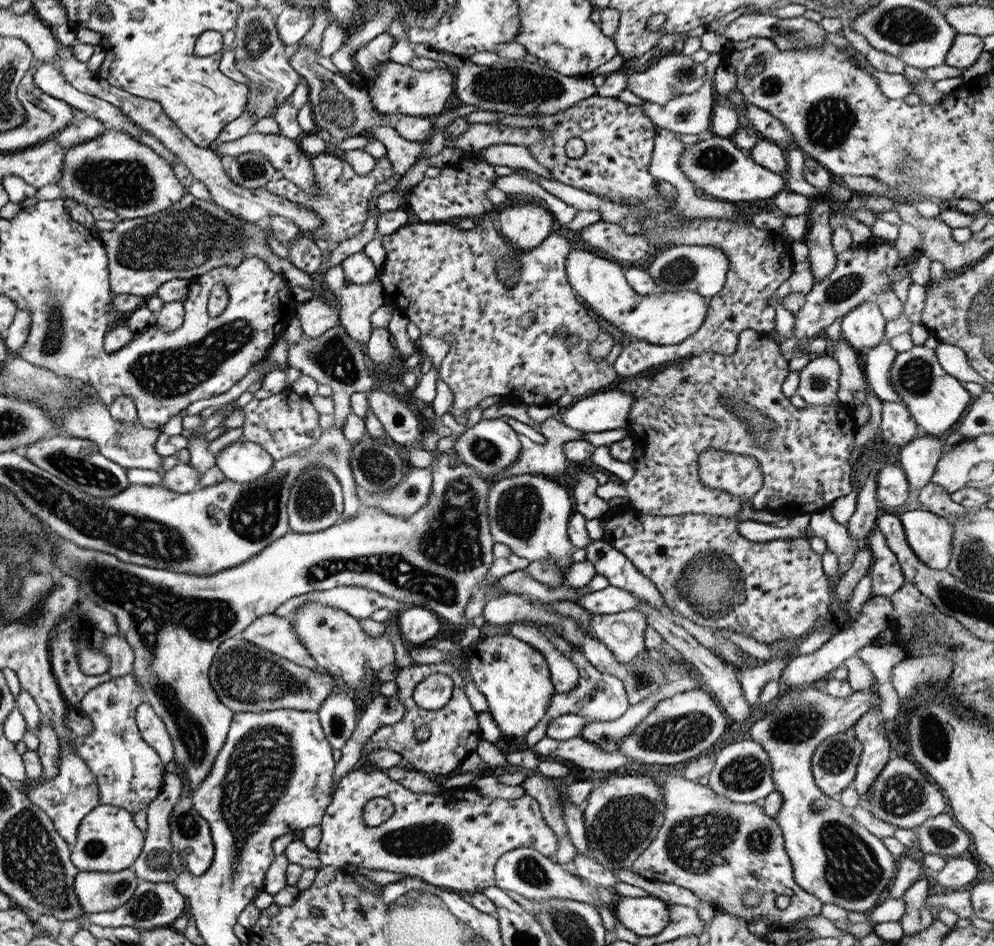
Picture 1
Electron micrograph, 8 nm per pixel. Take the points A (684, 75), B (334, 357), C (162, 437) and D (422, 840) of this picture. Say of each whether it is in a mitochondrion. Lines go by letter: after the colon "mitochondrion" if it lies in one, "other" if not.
A: mitochondrion
B: mitochondrion
C: other
D: mitochondrion

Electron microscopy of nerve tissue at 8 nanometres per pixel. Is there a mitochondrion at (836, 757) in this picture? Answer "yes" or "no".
yes

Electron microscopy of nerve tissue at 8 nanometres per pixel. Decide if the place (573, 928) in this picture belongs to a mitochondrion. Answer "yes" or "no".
yes

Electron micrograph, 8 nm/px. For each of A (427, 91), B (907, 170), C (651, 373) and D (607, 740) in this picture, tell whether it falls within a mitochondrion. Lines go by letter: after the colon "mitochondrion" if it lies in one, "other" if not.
A: other
B: mitochondrion
C: other
D: mitochondrion

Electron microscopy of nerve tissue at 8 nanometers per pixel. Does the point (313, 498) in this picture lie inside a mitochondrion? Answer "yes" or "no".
yes

